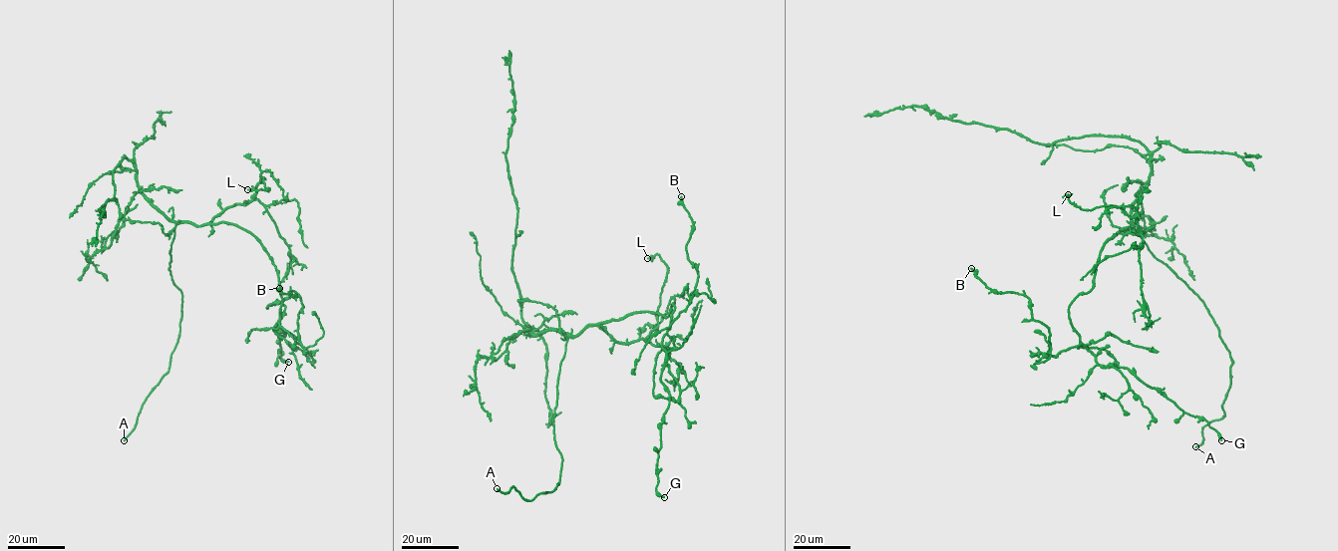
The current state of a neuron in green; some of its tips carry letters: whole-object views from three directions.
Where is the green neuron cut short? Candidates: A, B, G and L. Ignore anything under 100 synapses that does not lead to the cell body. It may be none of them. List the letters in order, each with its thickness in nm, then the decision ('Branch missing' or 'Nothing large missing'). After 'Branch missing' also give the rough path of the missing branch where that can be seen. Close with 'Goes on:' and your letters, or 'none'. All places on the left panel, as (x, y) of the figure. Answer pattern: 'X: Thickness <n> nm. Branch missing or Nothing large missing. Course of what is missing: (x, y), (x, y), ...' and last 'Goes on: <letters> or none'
A: Thickness 190 nm. Branch missing
B: Thickness 150 nm. Nothing large missing
G: Thickness 190 nm. Nothing large missing
L: Thickness 140 nm. Nothing large missing
Goes on: A

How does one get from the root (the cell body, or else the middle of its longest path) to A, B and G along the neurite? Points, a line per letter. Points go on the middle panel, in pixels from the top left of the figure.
A: (568, 335), (553, 417), (560, 480), (529, 501), (512, 486), (505, 493), (497, 488)
B: (568, 335), (635, 313), (664, 318), (673, 303), (669, 328), (685, 309), (698, 273), (681, 196)
G: (568, 335), (635, 313), (664, 318), (673, 303), (660, 377), (669, 403), (656, 490), (664, 497)

